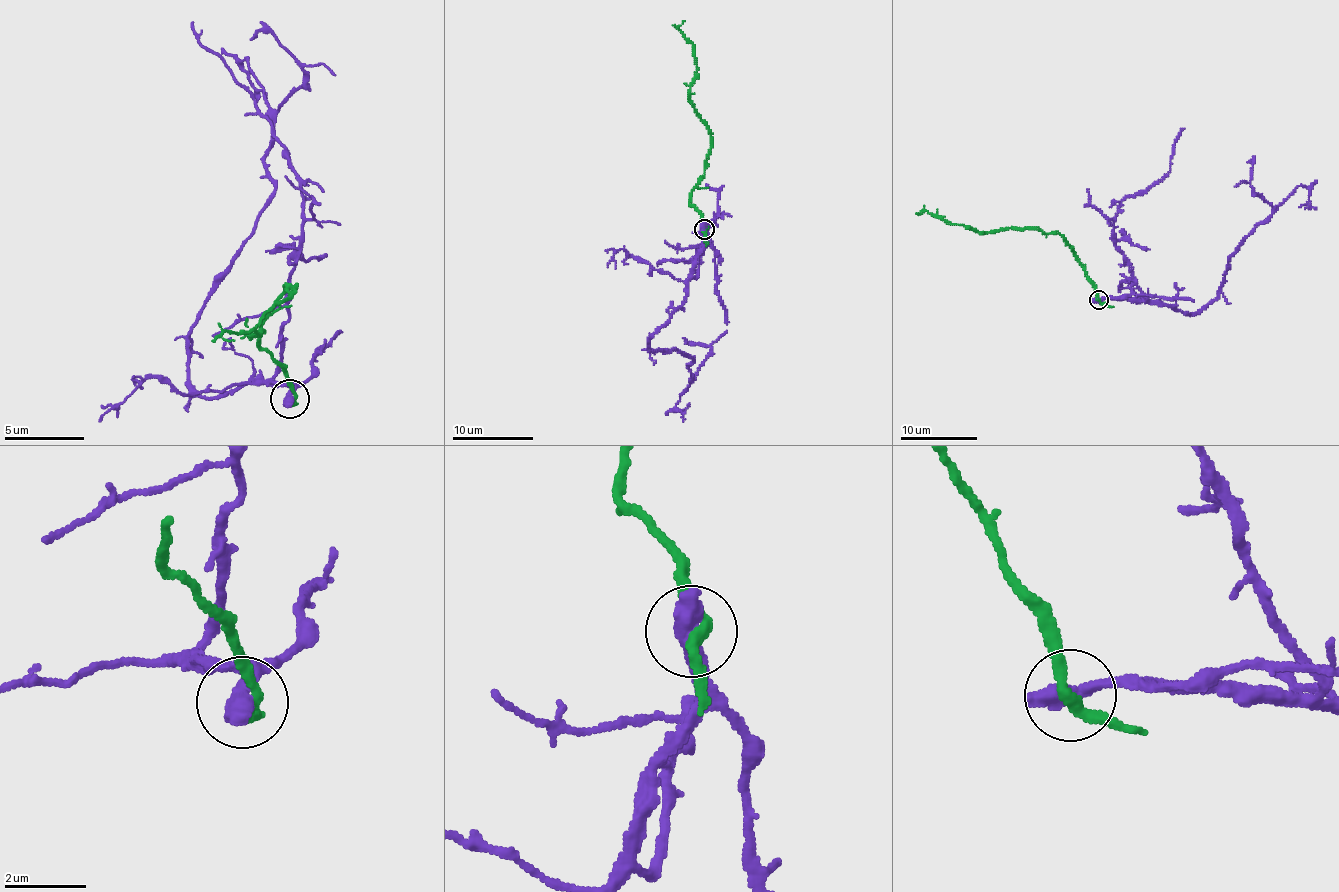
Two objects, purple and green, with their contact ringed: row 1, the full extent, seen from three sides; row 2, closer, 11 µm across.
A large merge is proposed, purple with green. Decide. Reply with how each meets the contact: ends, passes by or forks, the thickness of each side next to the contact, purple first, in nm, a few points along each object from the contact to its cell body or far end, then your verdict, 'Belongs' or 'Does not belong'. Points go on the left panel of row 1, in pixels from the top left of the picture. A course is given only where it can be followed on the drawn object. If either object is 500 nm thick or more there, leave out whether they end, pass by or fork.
Thickness 600 nm (purple) against 300 nm. Course of purple: (290, 400), (190, 381), (304, 82), (248, 40). Course of green: (290, 400), (286, 365), (262, 345), (288, 286), (261, 335), (224, 335), (235, 340). Does not belong

